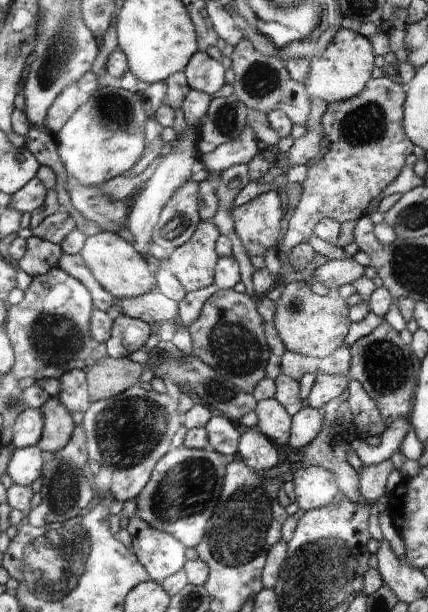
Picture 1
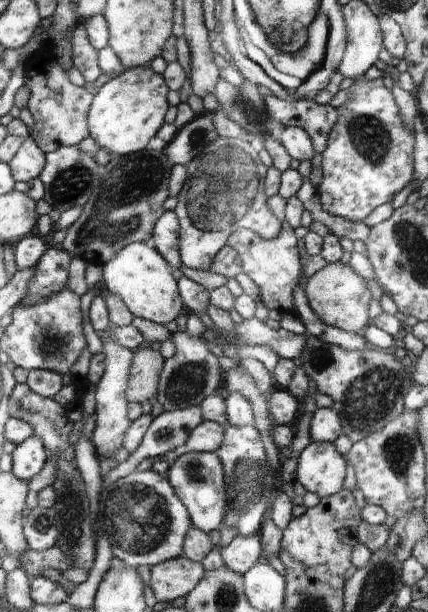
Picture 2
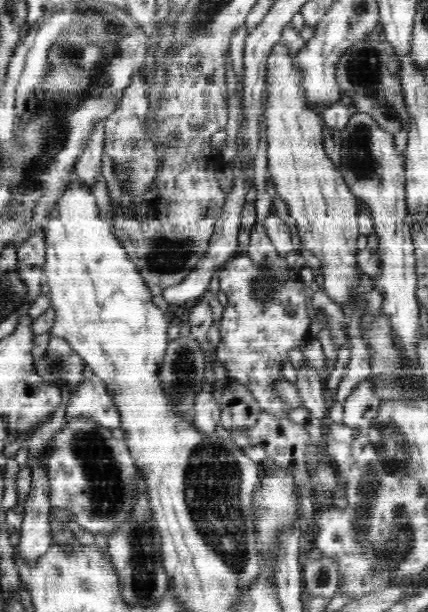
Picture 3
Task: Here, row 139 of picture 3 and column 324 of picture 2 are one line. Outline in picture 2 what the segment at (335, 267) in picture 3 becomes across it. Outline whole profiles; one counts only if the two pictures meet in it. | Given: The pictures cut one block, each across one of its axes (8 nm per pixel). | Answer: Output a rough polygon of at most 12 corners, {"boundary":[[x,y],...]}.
{"boundary":[[350,264],[308,278],[309,308],[326,325],[358,334],[372,294]]}

